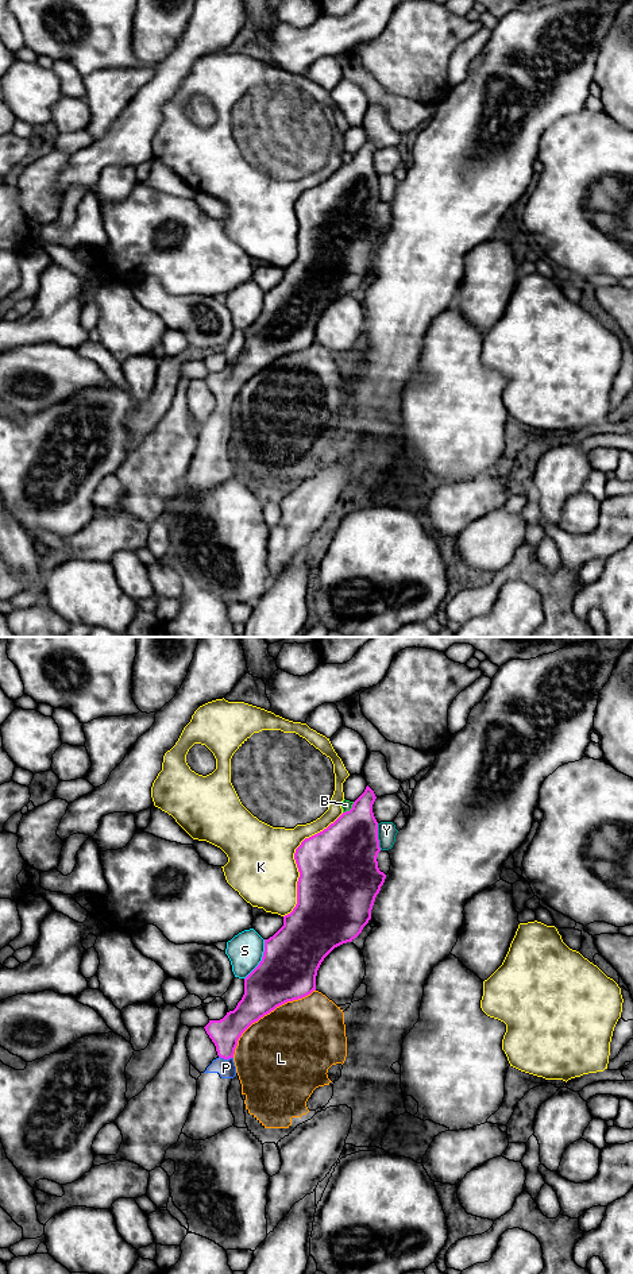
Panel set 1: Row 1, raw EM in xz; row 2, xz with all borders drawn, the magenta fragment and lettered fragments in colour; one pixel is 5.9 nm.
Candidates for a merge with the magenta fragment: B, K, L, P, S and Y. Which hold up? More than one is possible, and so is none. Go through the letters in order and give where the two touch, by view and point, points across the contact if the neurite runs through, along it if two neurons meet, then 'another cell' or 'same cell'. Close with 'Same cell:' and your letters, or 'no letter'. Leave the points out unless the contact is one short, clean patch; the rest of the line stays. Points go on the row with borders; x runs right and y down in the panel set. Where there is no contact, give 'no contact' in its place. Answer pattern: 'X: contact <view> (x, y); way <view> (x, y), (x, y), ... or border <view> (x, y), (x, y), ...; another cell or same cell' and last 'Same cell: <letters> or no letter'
B: contact xz (351, 809); border xz (354, 802), (343, 813); another cell
K: contact xz (294, 859); another cell
L: contact xz (266, 1014); another cell
P: contact xz (226, 1058); way xz (224, 1033), (226, 1058), (226, 1068); same cell
S: contact xz (262, 960); another cell
Y: contact xz (377, 837); border xz (377, 823), (377, 838), (381, 849); another cell
Same cell: P

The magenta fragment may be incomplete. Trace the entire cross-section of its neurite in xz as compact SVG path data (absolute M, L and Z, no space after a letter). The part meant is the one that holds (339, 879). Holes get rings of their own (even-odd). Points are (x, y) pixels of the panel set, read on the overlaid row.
M367 785L364 792L354 802L350 811L343 812L323 831L305 838L296 849L294 860L300 872L297 881L297 904L283 916L283 926L269 939L265 939L265 951L259 965L244 978L244 995L233 1011L220 1020L209 1020L204 1027L216 1046L217 1058L197 1080L197 1096L189 1112L182 1134L193 1140L205 1140L229 1128L235 1117L228 1105L228 1088L236 1076L233 1062L235 1049L242 1034L265 1015L277 1007L302 999L316 991L317 970L324 958L337 946L352 942L371 919L371 910L386 875L378 868L378 822L373 812L377 796Z

